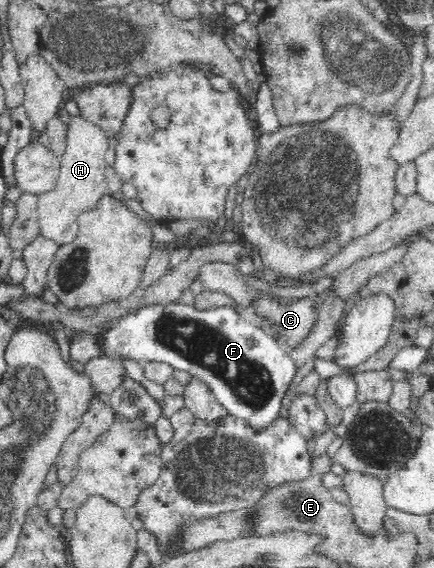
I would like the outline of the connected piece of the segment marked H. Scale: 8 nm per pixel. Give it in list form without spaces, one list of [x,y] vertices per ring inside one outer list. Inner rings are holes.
[[[70,116],[66,124],[66,147],[59,156],[59,176],[54,189],[37,195],[37,214],[39,233],[53,239],[57,244],[66,243],[74,239],[79,229],[79,215],[86,210],[96,208],[102,194],[107,192],[107,182],[104,177],[106,171],[106,151],[108,151],[110,137],[95,123],[84,119],[82,116]]]

